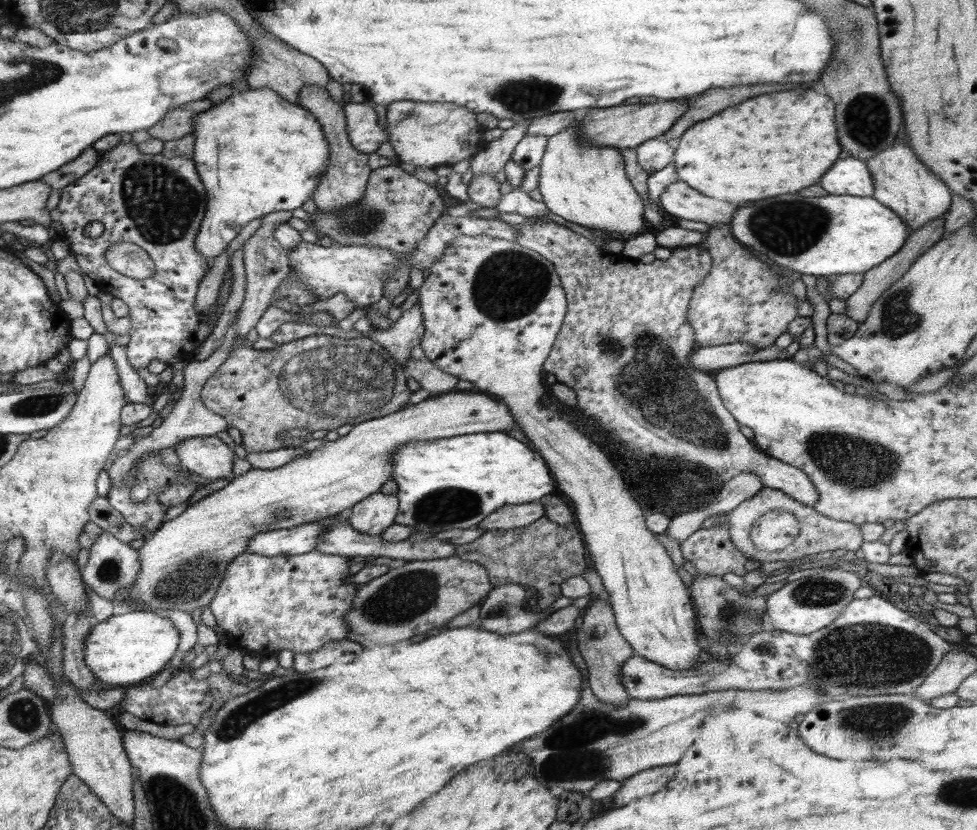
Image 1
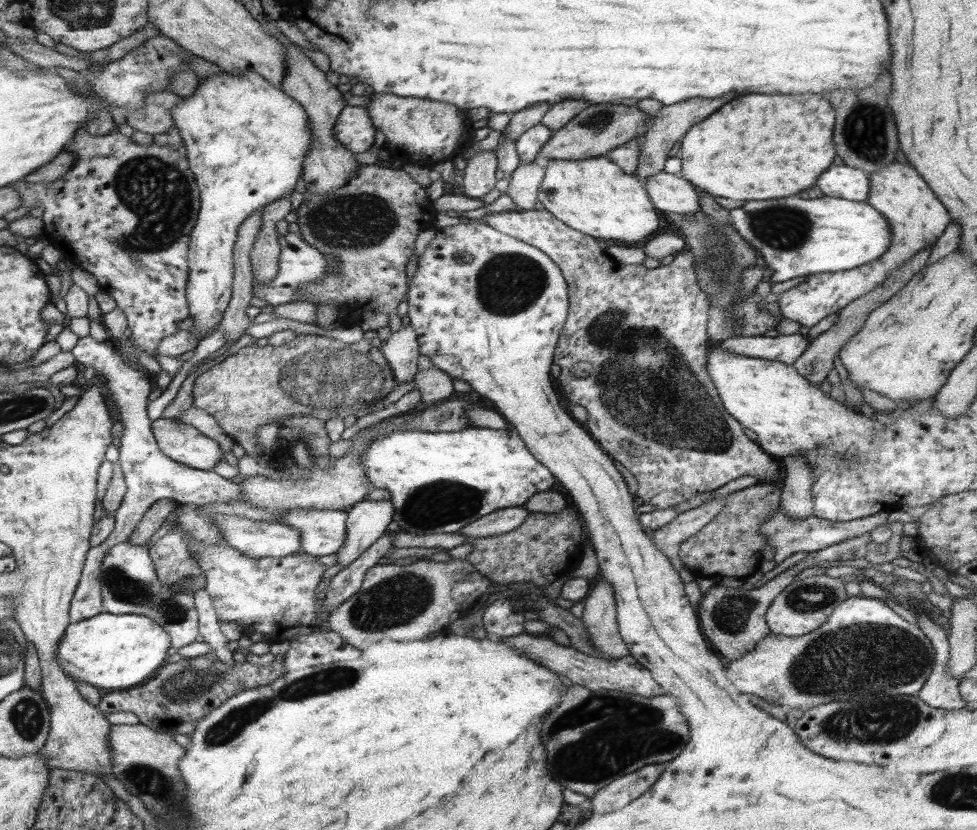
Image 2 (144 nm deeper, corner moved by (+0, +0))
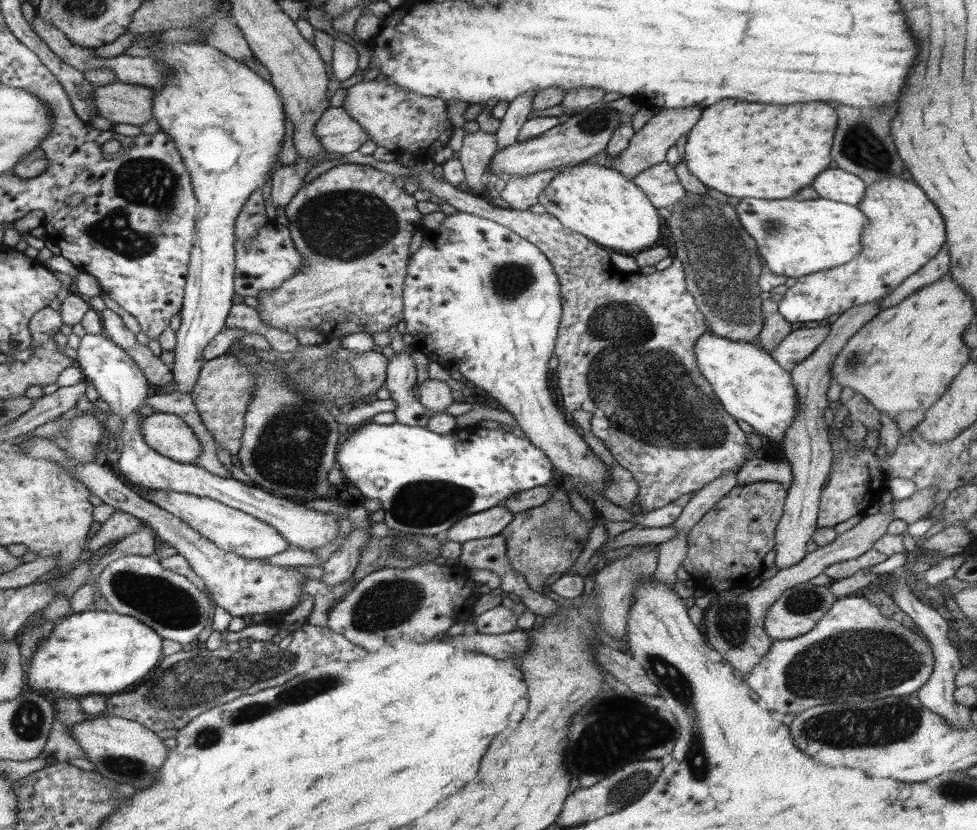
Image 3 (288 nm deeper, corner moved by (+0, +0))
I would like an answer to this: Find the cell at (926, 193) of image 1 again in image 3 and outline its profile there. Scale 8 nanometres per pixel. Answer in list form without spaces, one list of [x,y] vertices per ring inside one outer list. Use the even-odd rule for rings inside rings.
[[[899,174],[887,176],[879,182],[873,182],[865,188],[865,196],[861,204],[857,204],[861,212],[869,218],[869,224],[863,230],[863,250],[853,258],[849,264],[843,264],[839,268],[821,270],[809,276],[801,276],[787,292],[781,294],[781,300],[777,302],[777,312],[789,320],[791,324],[807,324],[807,322],[819,322],[823,318],[829,318],[831,314],[843,314],[853,306],[869,304],[873,300],[879,300],[893,292],[907,276],[915,274],[923,264],[927,264],[943,246],[945,246],[945,220],[937,206],[927,198],[927,194],[913,182],[901,180]]]

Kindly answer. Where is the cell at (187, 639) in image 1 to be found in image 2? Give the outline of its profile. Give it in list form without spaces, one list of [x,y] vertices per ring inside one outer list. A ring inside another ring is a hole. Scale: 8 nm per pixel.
[[[119,542],[113,548],[109,548],[105,558],[101,560],[99,590],[101,590],[105,614],[119,614],[119,616],[139,614],[155,620],[159,626],[163,626],[169,632],[169,636],[173,636],[173,648],[179,652],[183,652],[189,644],[193,644],[199,634],[193,596],[185,592],[173,594],[171,588],[163,588],[159,584],[149,556],[149,548],[145,546]]]

